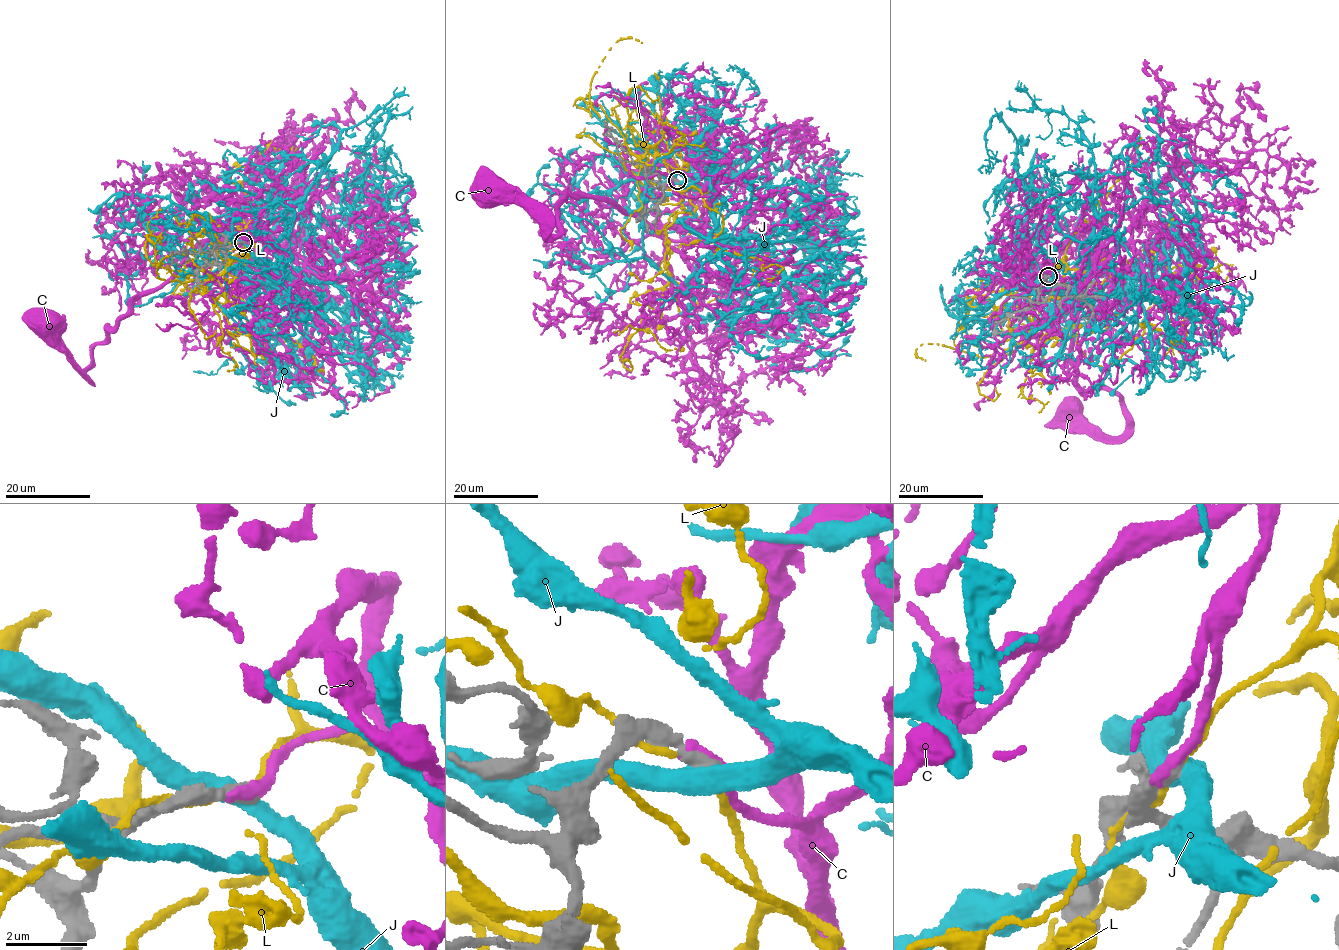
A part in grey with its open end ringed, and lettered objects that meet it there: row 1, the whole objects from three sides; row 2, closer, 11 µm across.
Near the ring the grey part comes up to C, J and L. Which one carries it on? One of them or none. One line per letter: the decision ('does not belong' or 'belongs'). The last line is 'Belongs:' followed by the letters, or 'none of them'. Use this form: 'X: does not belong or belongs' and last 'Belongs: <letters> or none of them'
C: belongs
J: does not belong
L: does not belong
Belongs: C

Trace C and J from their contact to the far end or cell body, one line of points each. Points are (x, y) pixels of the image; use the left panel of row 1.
C: (243, 242), (258, 217), (228, 238), (201, 242), (145, 291), (107, 329), (81, 374), (47, 331)
J: (243, 242), (272, 292), (318, 307), (281, 254), (398, 187), (388, 151), (354, 155)

